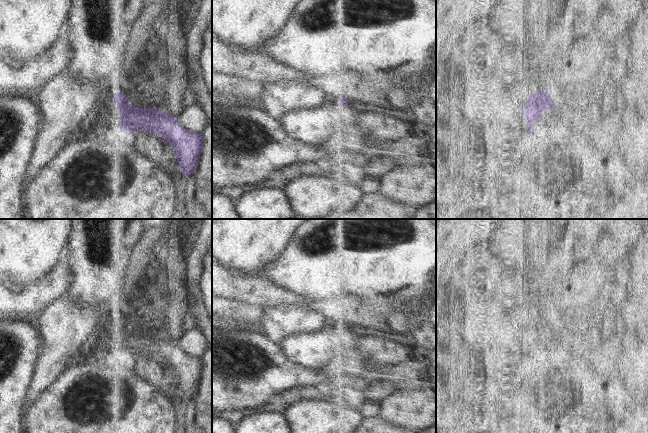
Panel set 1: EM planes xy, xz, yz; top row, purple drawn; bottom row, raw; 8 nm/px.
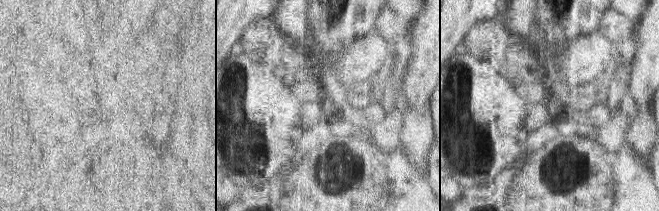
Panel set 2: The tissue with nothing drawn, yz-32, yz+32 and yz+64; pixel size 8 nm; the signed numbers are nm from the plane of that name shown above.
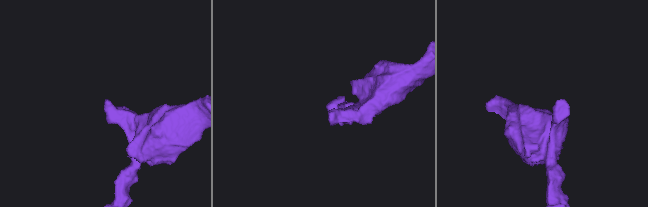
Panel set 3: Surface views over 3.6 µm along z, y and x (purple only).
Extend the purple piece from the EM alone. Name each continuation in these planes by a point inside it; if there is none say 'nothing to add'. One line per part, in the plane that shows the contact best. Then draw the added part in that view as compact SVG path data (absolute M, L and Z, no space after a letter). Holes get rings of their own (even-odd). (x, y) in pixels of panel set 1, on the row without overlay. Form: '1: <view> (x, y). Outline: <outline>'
1: yz (550, 341). Outline: M546 333L543 335L541 343L533 349L532 353L536 360L539 360L558 347L558 343L557 333Z

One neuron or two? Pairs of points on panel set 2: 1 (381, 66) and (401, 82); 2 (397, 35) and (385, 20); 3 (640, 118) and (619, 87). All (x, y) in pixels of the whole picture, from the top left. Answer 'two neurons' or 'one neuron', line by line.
1: two neurons
2: one neuron
3: one neuron

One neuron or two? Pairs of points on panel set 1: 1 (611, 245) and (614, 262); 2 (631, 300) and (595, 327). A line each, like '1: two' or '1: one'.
1: one
2: two

